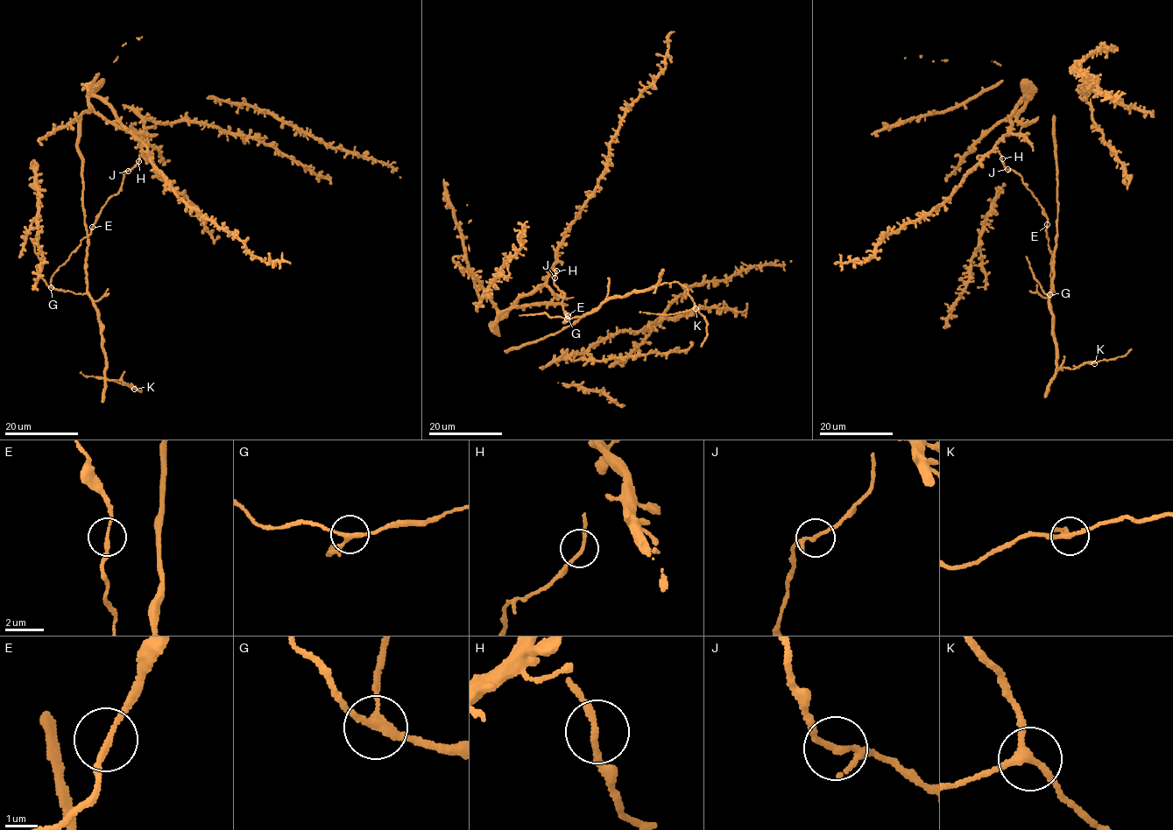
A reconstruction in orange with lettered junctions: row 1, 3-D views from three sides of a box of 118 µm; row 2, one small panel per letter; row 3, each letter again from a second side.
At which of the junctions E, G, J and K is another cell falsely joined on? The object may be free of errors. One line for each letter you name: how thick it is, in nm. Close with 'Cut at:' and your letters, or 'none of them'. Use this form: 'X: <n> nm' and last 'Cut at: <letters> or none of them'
Cut at: none of them

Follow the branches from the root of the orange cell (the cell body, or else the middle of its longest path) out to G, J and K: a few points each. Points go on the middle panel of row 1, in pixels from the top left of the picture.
G: (519, 298), (545, 283), (554, 263), (554, 284), (564, 296), (561, 305), (569, 314), (563, 323), (567, 319)
J: (519, 298), (545, 283), (554, 263), (552, 269), (556, 270), (554, 277)
K: (519, 298), (554, 263), (554, 284), (569, 314), (563, 323), (667, 283), (686, 287), (696, 308)

